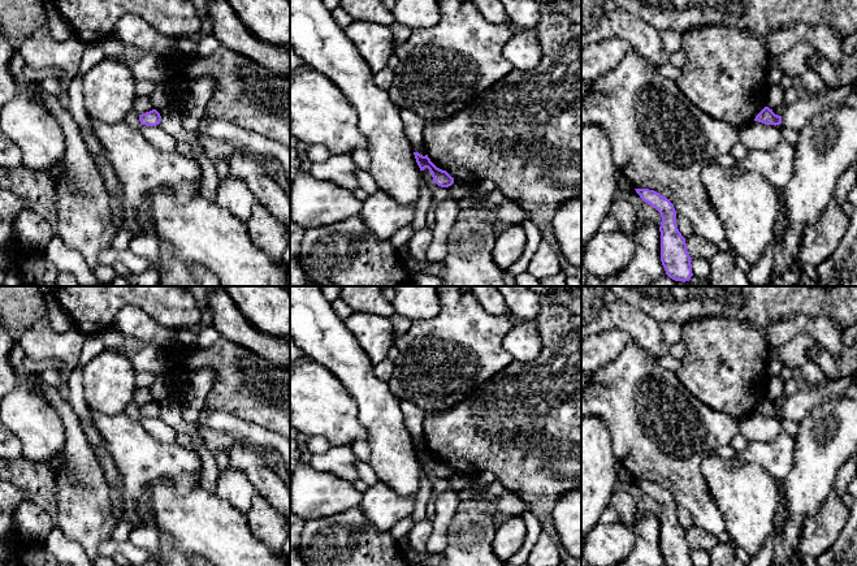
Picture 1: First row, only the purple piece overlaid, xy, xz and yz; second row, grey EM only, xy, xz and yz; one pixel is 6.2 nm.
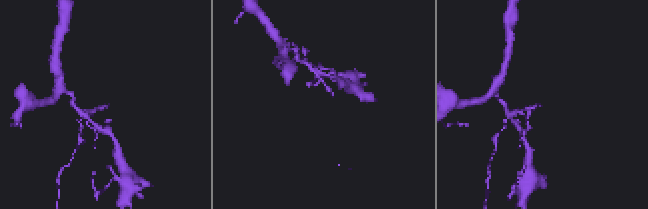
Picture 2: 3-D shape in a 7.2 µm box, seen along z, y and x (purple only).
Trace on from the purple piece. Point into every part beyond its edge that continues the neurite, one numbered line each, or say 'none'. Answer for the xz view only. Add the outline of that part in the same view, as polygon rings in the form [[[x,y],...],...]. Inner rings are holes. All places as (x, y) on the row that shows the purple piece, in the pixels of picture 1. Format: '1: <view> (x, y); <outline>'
none

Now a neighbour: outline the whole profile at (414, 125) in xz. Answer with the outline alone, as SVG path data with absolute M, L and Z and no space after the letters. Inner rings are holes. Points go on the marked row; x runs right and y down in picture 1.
M399 109L399 113L403 122L406 137L414 152L419 152L420 155L425 156L427 151L423 134L425 126L424 118L410 109Z

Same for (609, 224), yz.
M609 215L600 224L600 232L602 233L614 233L618 230L620 230L619 224L616 222L614 217Z

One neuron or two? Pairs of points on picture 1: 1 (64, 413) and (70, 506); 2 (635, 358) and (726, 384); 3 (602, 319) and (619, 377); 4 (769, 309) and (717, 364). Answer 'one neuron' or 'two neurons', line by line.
1: one neuron
2: two neurons
3: two neurons
4: two neurons

